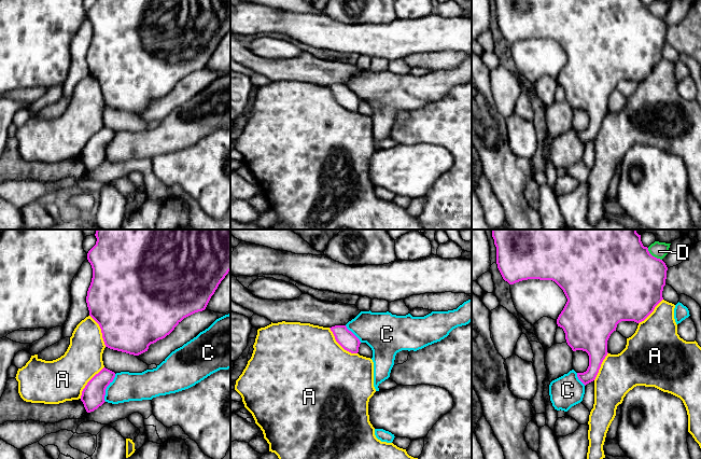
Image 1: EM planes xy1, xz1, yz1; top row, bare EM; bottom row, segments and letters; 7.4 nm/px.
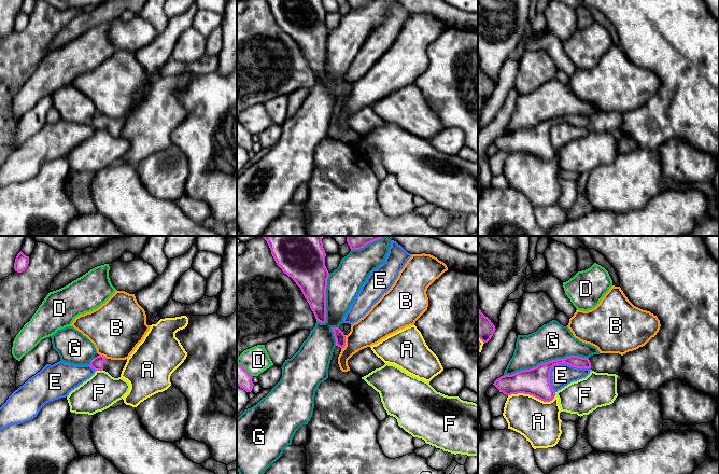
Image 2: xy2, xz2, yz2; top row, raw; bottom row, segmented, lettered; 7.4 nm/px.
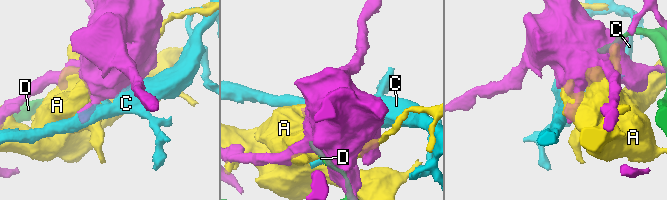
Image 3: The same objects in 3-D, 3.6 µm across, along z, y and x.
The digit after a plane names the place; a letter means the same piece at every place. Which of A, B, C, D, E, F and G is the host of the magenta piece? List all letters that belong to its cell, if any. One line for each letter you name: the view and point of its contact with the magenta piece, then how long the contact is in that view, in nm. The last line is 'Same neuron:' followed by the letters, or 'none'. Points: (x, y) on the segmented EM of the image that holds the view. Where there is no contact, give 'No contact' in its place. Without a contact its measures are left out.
Same neuron: none

